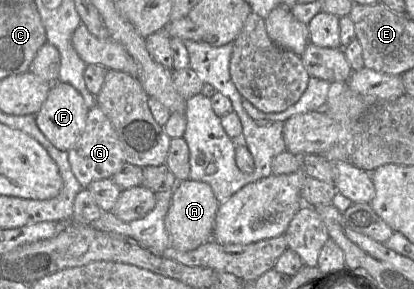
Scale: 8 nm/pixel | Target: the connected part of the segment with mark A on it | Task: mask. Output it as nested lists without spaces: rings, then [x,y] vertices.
[[[191,179],[178,182],[172,191],[172,200],[165,218],[171,246],[178,251],[187,252],[211,240],[219,205],[209,184]]]

